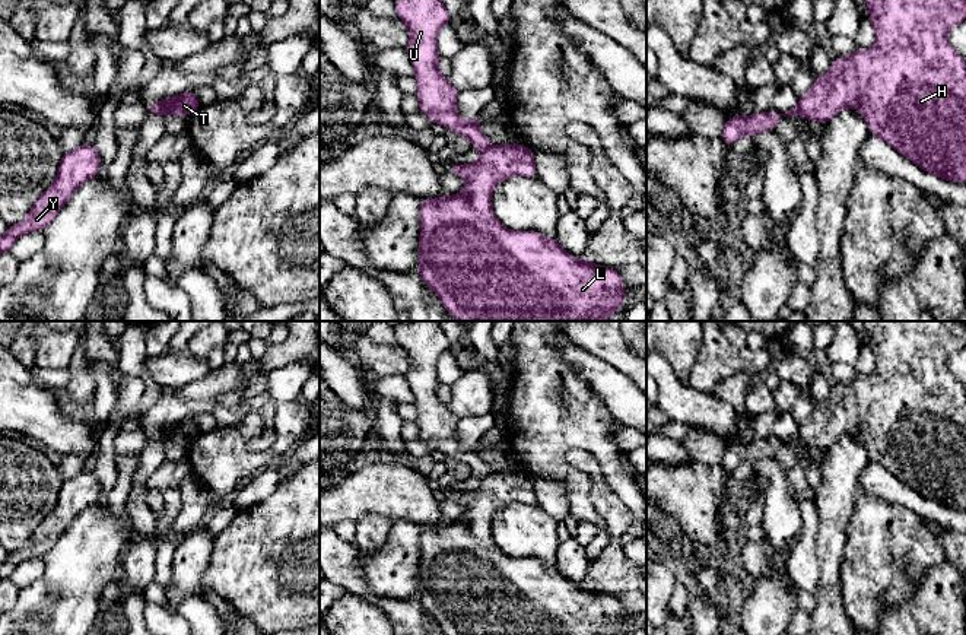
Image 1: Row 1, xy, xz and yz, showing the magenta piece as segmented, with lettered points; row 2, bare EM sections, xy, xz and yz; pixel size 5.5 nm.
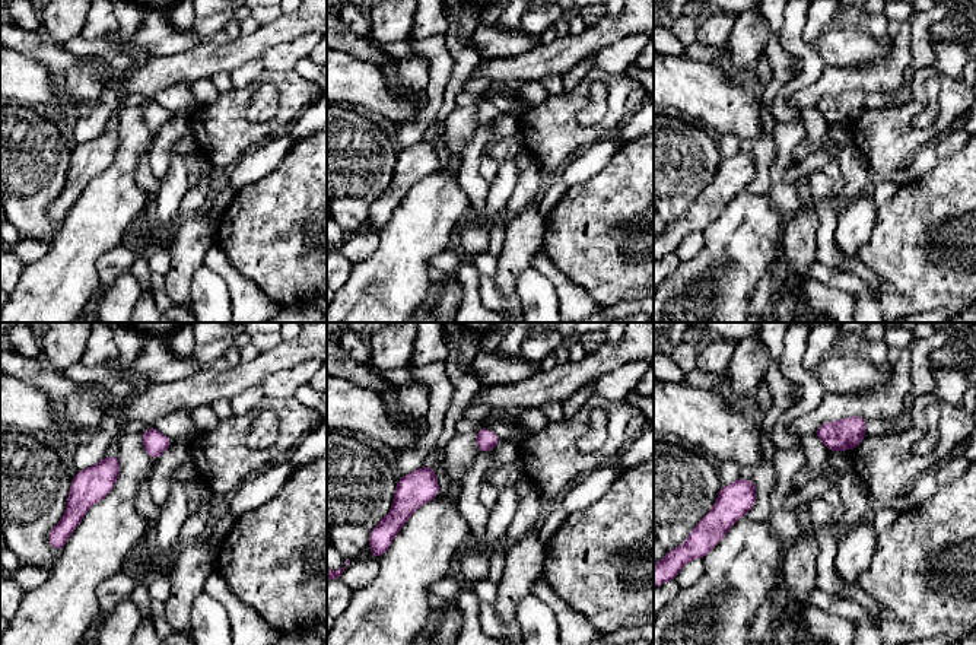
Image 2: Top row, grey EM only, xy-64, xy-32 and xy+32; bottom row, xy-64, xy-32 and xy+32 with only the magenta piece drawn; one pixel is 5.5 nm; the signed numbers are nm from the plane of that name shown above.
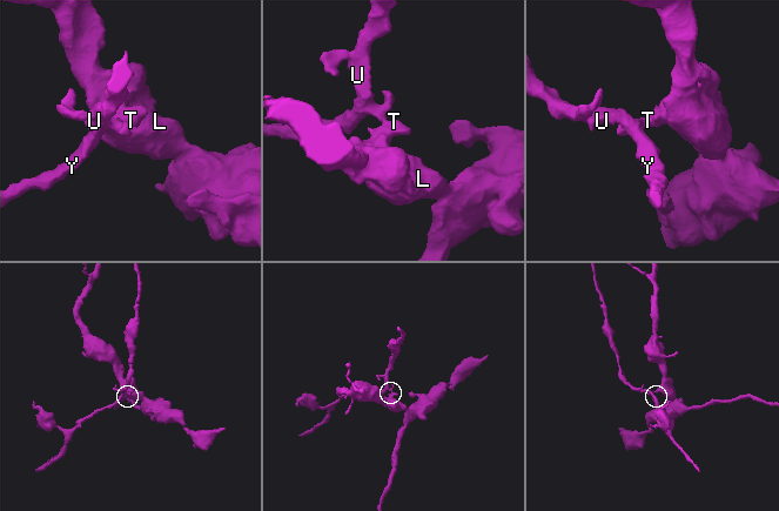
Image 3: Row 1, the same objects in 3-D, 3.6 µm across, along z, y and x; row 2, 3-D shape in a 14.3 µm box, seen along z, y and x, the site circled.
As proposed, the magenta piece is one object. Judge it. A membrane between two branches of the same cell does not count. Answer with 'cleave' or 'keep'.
cleave

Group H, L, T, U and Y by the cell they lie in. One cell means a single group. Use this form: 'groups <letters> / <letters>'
groups H L T / U Y

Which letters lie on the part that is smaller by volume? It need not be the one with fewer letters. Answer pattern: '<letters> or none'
U, Y

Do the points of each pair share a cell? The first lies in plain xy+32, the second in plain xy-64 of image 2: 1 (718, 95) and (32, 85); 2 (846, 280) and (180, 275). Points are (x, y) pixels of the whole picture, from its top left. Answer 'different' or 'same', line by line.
1: same
2: different

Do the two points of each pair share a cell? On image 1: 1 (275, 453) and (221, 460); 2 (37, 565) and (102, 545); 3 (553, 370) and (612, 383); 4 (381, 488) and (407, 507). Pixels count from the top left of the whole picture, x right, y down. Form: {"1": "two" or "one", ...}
{"1": "one", "2": "two", "3": "two", "4": "one"}

